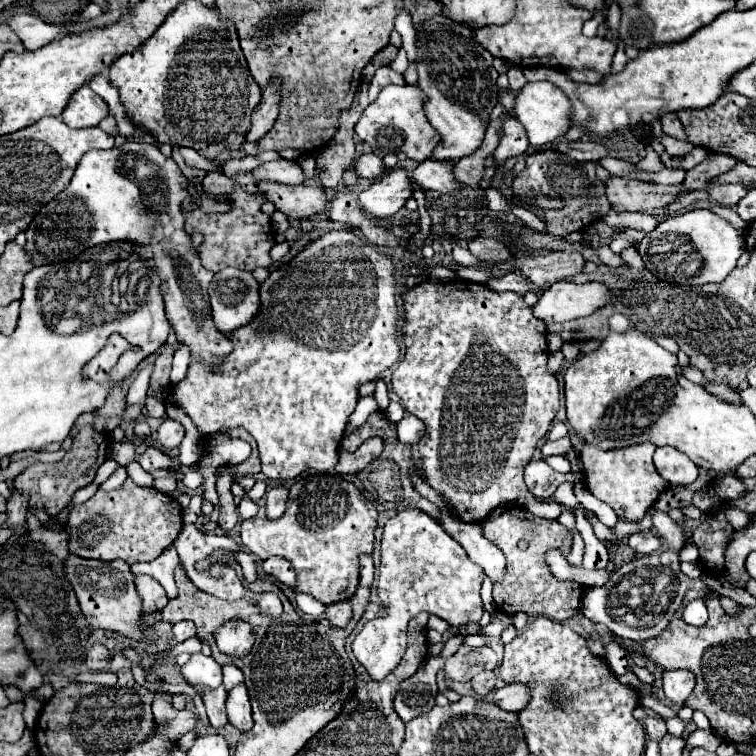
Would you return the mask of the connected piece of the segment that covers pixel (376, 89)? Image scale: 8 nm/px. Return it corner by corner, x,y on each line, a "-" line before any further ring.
379,68
369,84
369,100
373,102
373,98
377,98
377,94
381,92
381,88
385,88
389,84
405,84
403,74
397,74
389,68

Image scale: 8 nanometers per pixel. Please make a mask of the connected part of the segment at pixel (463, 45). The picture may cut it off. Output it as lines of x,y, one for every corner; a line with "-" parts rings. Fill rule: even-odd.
445,10
427,20
417,30
417,86
427,94
423,104
425,116
441,136
441,142
433,148
433,160
459,160
473,154
487,128
489,112
497,104
497,70
493,68
493,56
475,40
475,34
447,18

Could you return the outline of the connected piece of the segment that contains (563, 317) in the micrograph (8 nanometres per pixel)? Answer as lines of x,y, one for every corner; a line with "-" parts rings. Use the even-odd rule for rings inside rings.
557,280
533,306
533,314
543,322
567,322
591,314
609,300
607,286
599,282
575,284
569,280

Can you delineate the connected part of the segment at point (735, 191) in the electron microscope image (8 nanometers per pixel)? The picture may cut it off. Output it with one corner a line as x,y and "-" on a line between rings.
709,184
707,192
717,204
735,206
749,192
749,188
743,184

